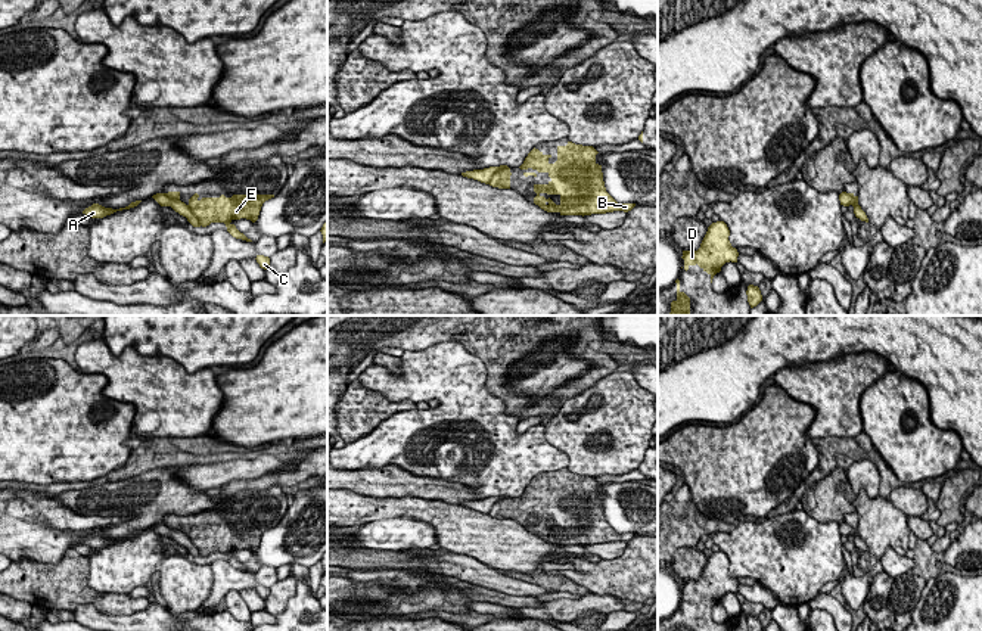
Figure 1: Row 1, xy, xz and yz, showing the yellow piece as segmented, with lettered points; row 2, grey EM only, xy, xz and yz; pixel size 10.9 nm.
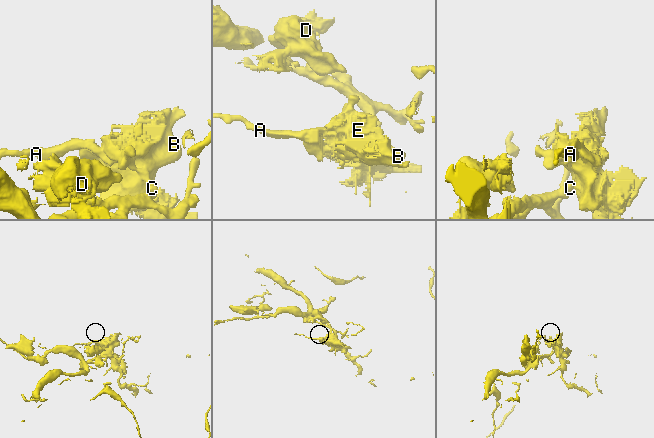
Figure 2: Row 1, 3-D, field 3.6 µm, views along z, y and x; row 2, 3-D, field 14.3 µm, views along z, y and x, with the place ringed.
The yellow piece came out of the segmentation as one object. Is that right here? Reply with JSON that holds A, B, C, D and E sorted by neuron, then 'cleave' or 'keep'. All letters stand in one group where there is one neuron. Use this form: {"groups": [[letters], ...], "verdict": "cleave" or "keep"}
{"groups": [["A", "B", "D", "E"], ["C"]], "verdict": "cleave"}

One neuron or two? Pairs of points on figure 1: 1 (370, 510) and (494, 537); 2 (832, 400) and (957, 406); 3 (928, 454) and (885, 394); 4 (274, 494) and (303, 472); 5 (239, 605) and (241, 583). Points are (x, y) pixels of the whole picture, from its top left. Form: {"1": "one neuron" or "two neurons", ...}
{"1": "one neuron", "2": "two neurons", "3": "one neuron", "4": "two neurons", "5": "two neurons"}

